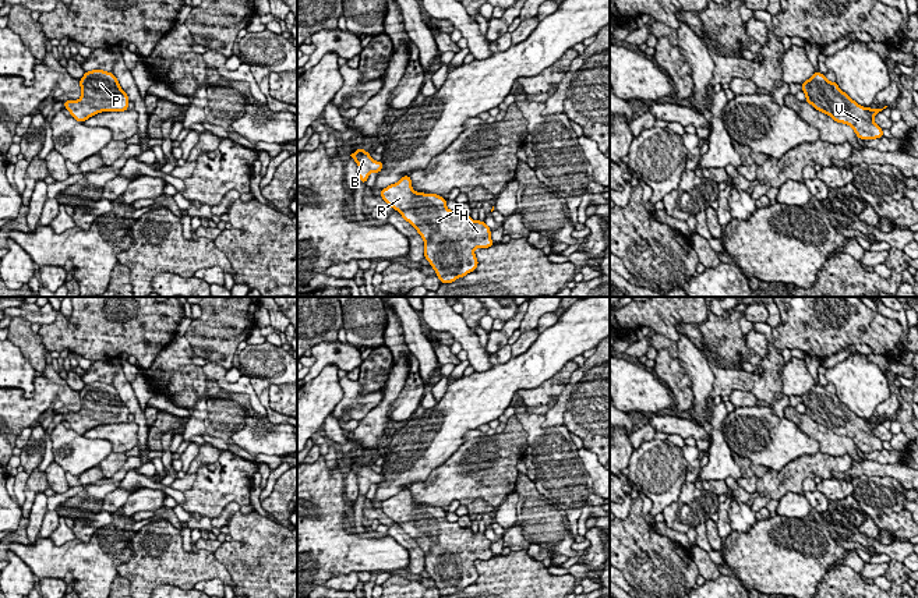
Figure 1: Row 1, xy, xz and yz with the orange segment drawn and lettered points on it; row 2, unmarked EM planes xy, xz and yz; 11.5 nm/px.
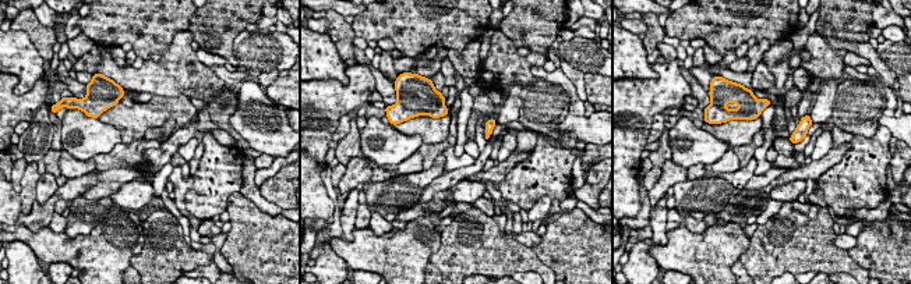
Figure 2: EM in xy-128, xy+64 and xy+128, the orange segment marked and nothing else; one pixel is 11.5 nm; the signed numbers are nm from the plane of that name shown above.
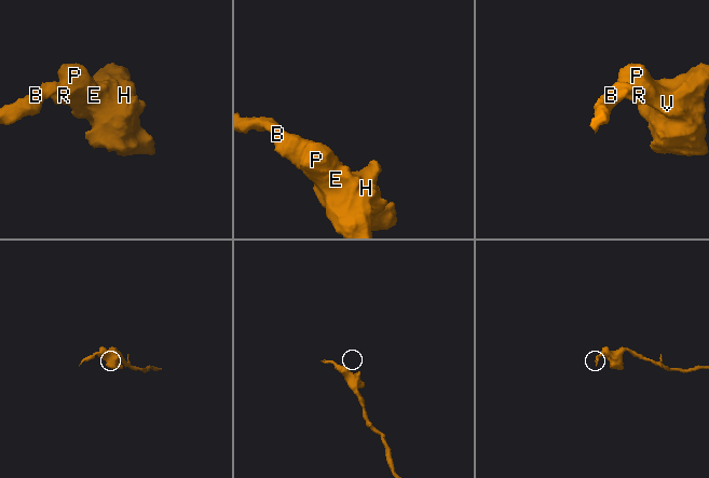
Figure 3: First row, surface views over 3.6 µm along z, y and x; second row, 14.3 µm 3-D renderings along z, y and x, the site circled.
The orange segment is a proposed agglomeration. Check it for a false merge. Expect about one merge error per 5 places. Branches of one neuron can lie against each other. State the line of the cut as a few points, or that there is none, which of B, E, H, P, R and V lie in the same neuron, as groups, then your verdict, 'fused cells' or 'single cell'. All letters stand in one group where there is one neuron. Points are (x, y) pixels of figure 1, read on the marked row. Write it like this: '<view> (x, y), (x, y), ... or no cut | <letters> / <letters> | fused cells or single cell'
no cut | B E H P R V | single cell

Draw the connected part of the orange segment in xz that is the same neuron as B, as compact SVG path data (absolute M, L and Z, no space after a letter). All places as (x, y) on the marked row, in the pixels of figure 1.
M359 148L356 152L350 155L354 162L359 166L359 177L360 183L364 183L368 180L368 176L375 171L379 173L384 167L382 162L374 160L368 152L366 152L363 148Z

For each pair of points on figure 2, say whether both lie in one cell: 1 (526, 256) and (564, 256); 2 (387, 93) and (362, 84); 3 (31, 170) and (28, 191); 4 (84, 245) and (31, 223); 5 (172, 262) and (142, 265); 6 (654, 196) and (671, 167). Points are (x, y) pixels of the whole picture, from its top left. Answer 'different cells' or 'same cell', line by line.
1: different cells
2: different cells
3: same cell
4: different cells
5: same cell
6: same cell

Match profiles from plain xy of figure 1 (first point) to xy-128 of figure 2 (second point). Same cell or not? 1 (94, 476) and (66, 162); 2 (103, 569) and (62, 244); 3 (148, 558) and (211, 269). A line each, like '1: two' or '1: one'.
1: one
2: one
3: two

